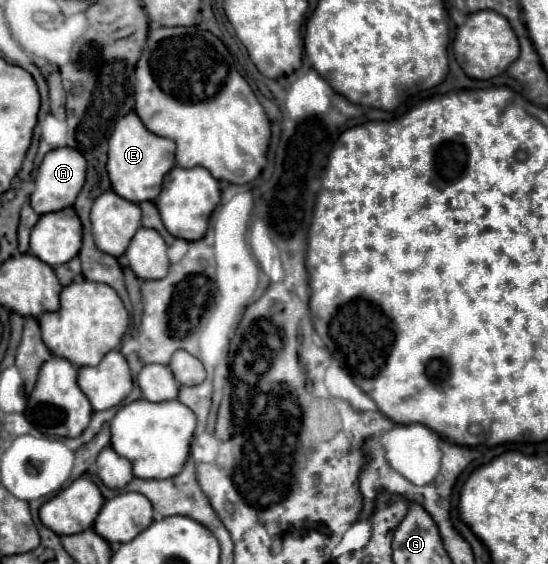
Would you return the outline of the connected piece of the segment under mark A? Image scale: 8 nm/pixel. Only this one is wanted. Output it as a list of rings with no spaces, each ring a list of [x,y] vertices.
[[[57,148],[47,152],[43,162],[37,168],[37,178],[35,178],[35,190],[31,194],[31,206],[37,214],[47,214],[47,212],[57,212],[63,208],[73,206],[77,194],[81,192],[87,176],[87,160],[85,156],[75,150],[75,148]]]

